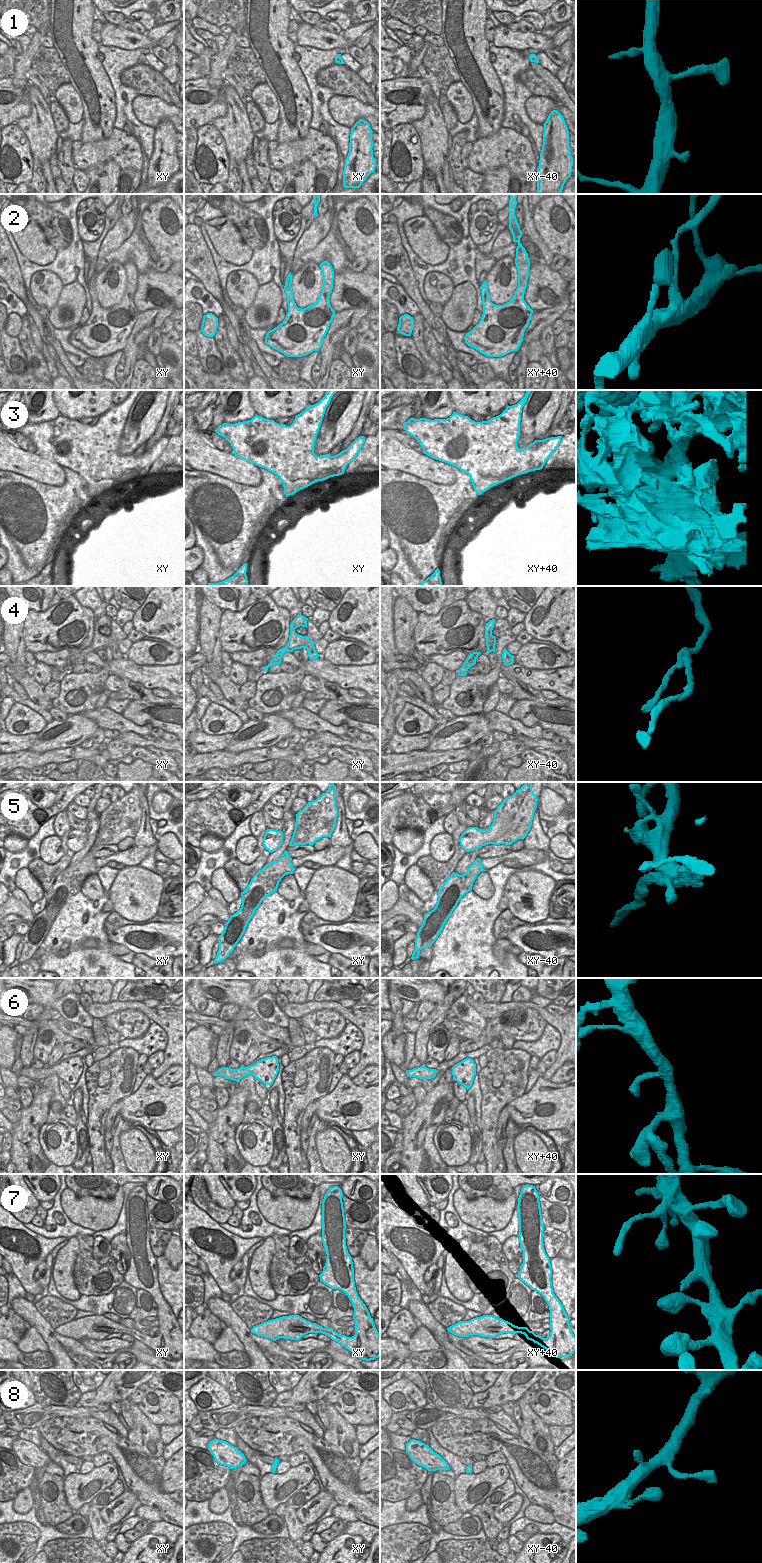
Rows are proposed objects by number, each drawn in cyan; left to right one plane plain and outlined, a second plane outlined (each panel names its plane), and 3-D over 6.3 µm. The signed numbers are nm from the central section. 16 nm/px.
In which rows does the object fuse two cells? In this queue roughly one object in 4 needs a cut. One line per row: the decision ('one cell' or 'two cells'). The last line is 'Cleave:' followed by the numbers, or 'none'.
1: one cell
2: two cells
3: two cells
4: one cell
5: two cells
6: one cell
7: one cell
8: one cell
Cleave: 2, 3, 5

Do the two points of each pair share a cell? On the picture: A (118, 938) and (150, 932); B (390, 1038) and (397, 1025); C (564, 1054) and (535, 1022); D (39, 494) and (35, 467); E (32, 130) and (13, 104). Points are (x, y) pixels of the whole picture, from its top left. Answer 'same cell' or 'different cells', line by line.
A: same cell
B: different cells
C: different cells
D: different cells
E: different cells

